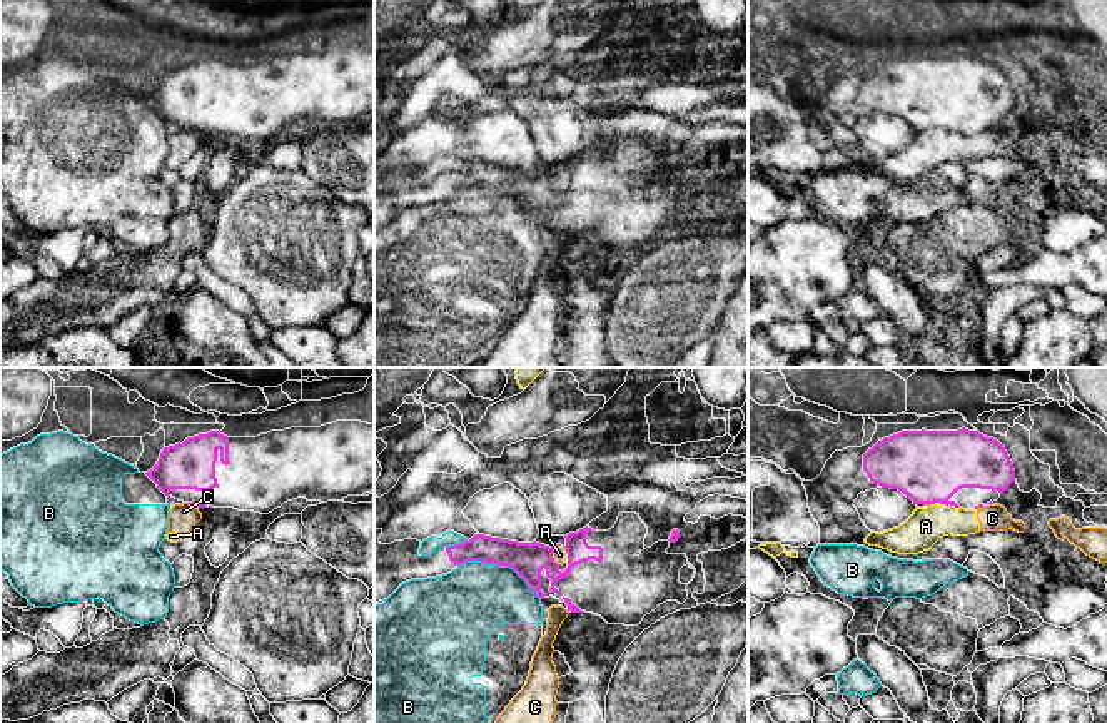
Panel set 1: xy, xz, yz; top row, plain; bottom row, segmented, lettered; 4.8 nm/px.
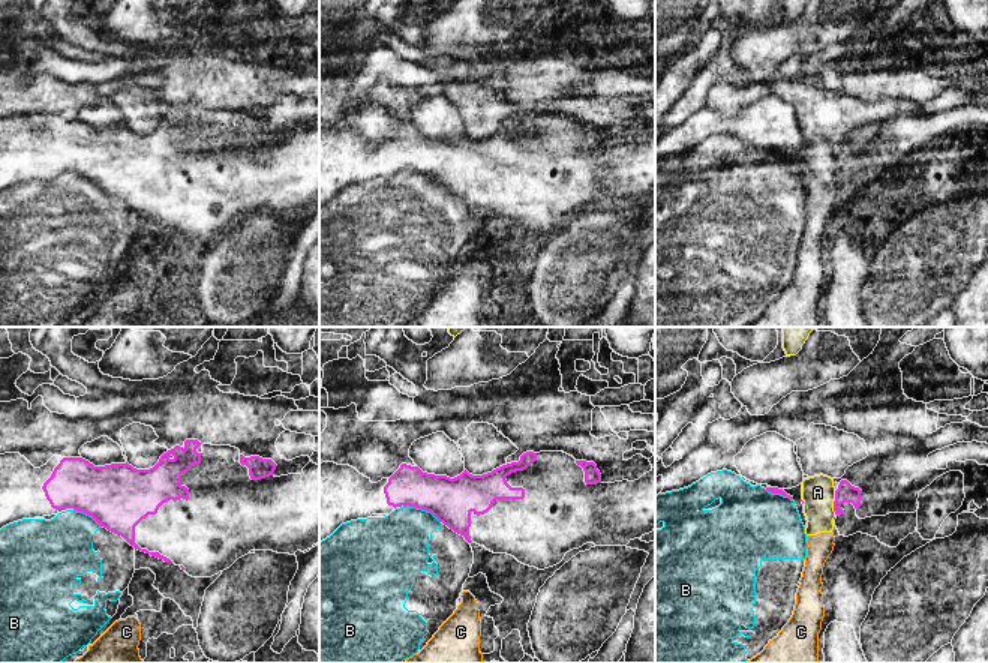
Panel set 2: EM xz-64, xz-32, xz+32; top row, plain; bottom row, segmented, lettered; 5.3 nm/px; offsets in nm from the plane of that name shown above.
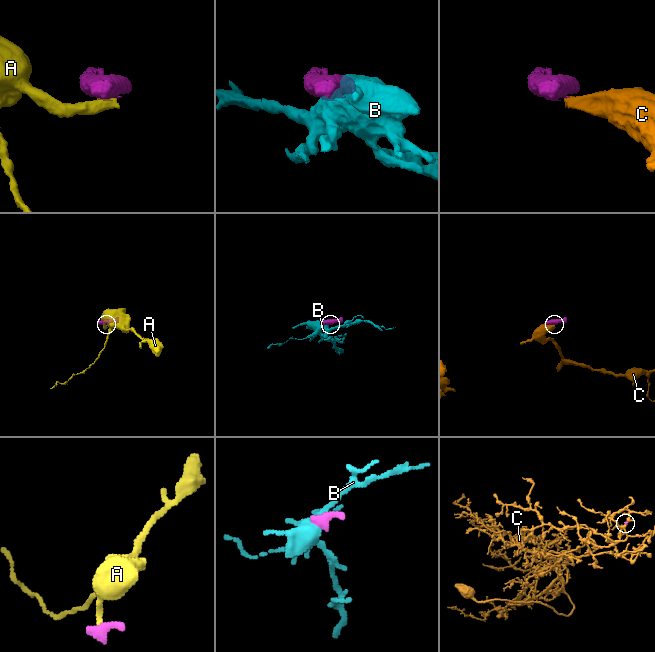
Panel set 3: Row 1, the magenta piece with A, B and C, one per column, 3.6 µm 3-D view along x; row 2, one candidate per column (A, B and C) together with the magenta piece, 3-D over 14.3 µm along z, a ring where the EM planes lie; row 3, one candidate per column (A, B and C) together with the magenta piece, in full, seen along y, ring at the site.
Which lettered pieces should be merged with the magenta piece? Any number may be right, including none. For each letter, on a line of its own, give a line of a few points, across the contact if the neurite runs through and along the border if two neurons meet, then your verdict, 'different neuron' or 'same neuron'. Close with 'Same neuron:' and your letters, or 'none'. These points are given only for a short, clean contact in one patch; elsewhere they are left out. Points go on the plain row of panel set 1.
A: line xz (555, 171), (553, 182), (561, 191); different neuron
B: line xz (458, 191), (468, 187), (508, 191), (540, 226); different neuron
C: line yz (982, 131), (975, 134); different neuron
Same neuron: none

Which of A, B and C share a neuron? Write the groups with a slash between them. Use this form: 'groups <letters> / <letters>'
groups A C / B

